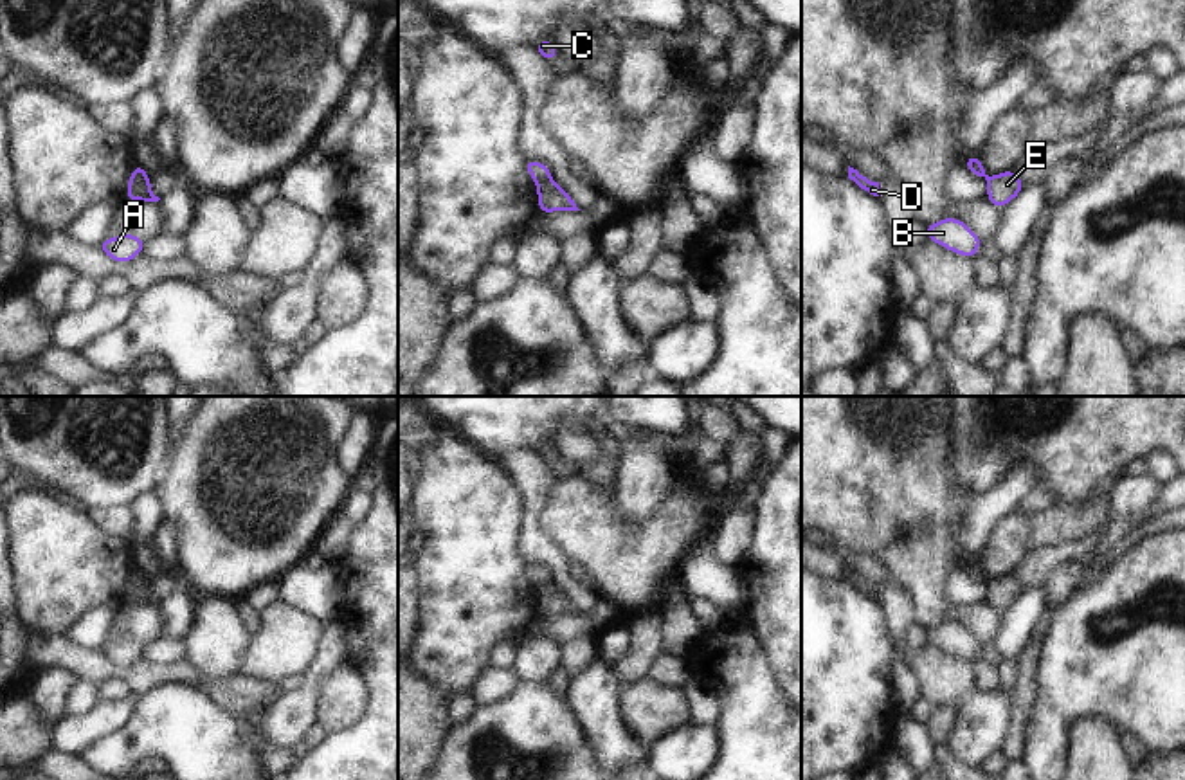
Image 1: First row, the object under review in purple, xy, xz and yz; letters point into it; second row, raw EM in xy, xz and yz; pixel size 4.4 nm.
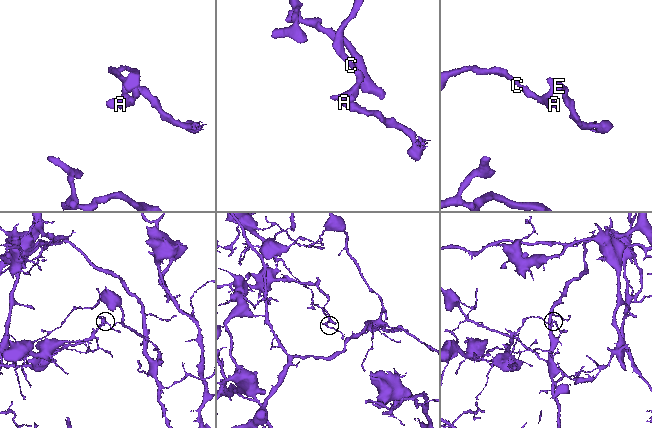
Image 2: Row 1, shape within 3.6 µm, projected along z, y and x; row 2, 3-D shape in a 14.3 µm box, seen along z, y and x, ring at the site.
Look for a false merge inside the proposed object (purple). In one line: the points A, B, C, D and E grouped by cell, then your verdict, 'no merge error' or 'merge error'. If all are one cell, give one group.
A B C D / E; merge error

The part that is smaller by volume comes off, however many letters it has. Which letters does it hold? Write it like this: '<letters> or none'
E

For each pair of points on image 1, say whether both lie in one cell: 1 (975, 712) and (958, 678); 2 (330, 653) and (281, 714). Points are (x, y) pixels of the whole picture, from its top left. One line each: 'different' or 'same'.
1: different
2: same

